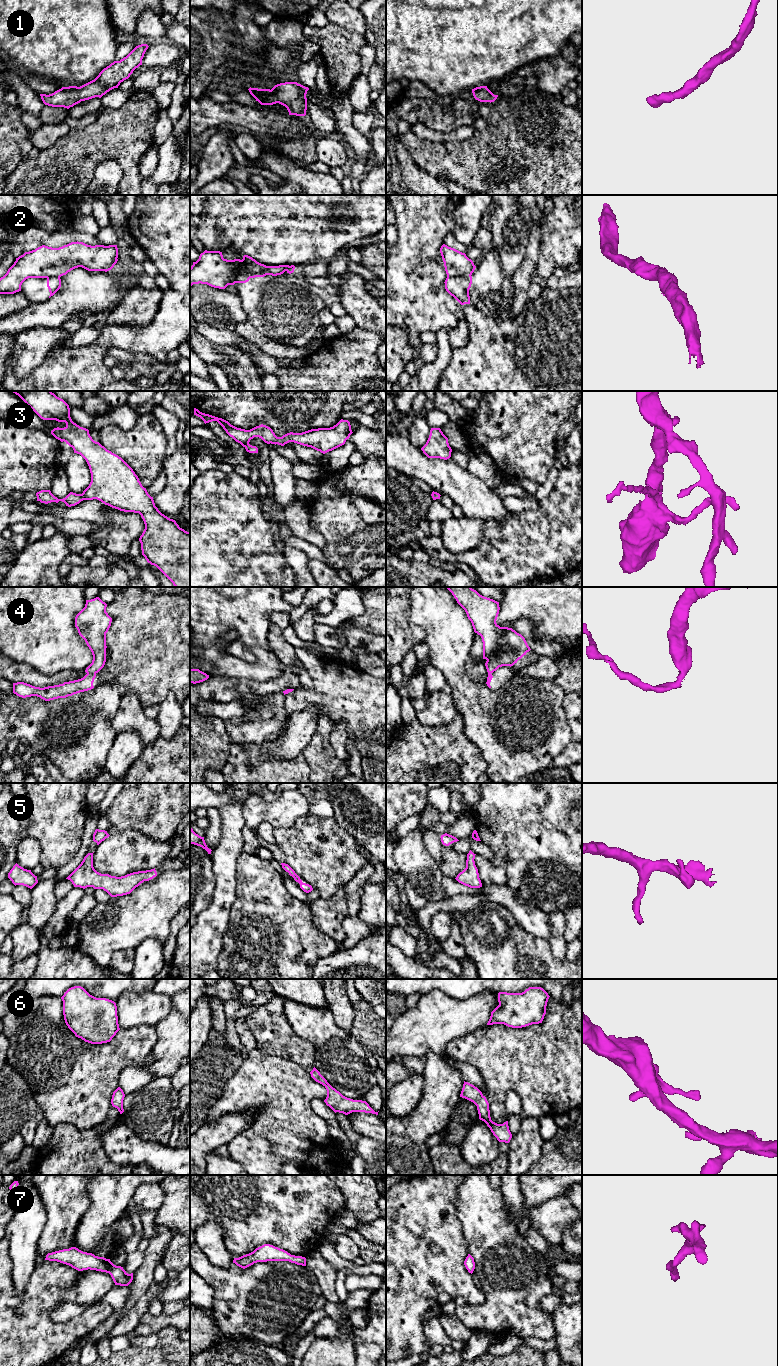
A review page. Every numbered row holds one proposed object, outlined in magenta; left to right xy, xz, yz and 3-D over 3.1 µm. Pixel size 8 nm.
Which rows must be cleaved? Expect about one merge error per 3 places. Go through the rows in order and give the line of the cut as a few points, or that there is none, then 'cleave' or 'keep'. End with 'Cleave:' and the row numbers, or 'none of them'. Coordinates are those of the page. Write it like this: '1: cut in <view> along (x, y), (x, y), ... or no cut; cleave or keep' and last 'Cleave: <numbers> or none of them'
1: no cut; keep
2: cut in xz along (243, 259), (242, 273), (234, 282); cleave
3: no cut; keep
4: cut in xy along (87, 672), (95, 673); cleave
5: no cut; keep
6: no cut; keep
7: no cut; keep
Cleave: 2, 4

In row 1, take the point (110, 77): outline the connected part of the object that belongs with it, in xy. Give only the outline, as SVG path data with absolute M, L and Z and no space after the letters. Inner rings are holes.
M147 44L136 46L126 57L120 61L114 61L94 80L80 87L62 87L49 95L40 94L43 103L52 107L69 109L81 101L95 97L101 98L110 90L118 88L121 82L128 79L133 71L142 65L142 59L148 47Z

